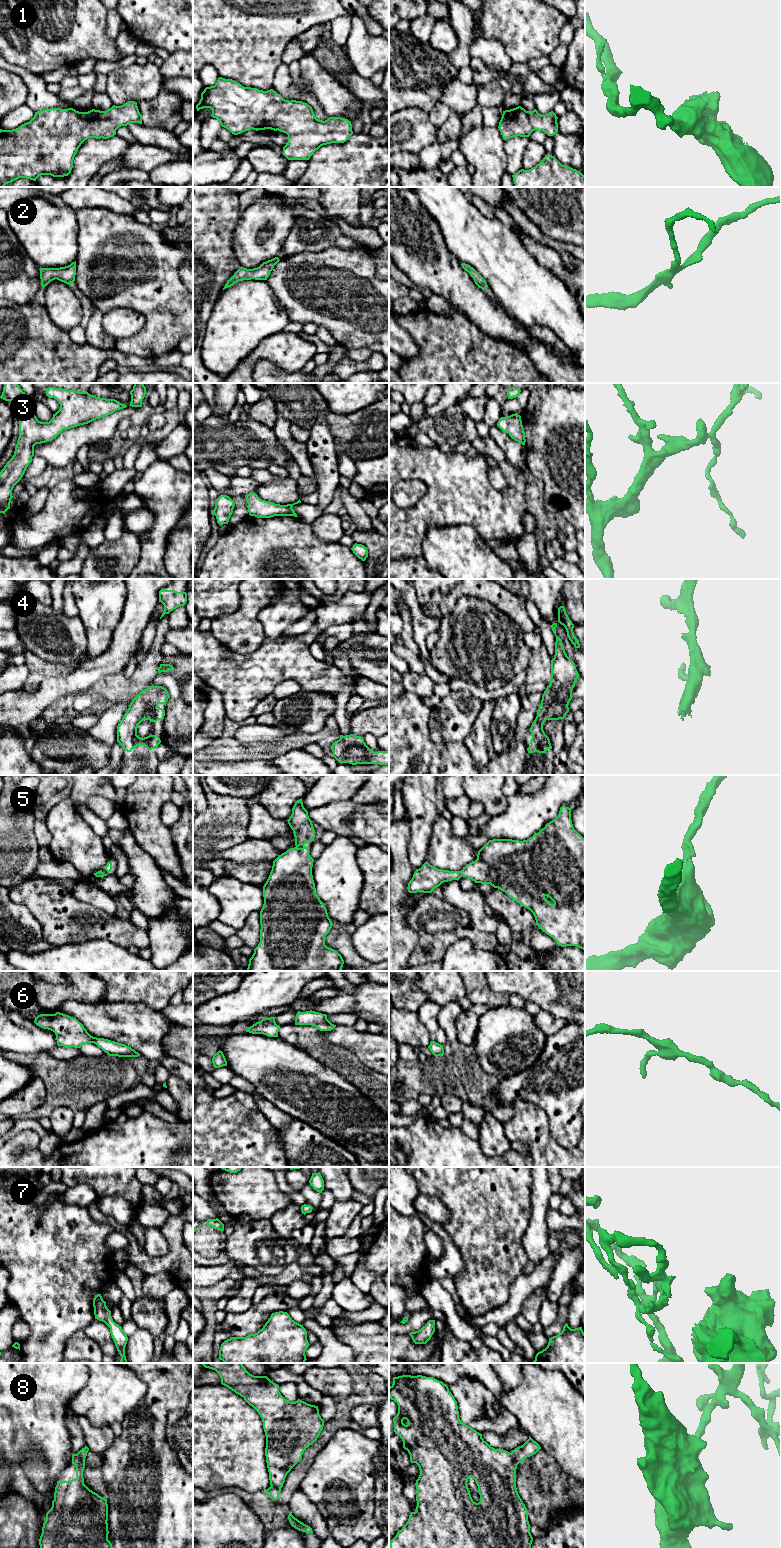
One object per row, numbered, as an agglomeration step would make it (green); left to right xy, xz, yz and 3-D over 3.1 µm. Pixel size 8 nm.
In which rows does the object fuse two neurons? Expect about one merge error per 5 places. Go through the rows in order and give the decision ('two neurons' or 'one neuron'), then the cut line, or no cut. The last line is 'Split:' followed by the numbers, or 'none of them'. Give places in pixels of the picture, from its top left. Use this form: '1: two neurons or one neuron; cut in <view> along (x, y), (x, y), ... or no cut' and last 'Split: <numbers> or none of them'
1: one neuron; no cut
2: one neuron; no cut
3: one neuron; no cut
4: one neuron; no cut
5: one neuron; no cut
6: one neuron; no cut
7: one neuron; no cut
8: one neuron; no cut
Split: none of them

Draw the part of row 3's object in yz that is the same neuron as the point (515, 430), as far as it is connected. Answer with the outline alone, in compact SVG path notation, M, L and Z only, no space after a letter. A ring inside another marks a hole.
M518 413L507 417L501 417L497 423L497 426L503 432L508 433L512 439L521 443L522 445L525 445L525 432L522 425L521 416Z

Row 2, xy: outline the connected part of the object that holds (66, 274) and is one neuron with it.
M76 261L60 268L40 268L41 286L44 288L55 279L71 285L75 281L75 275Z

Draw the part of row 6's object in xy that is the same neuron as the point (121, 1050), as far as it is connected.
M60 1012L40 1014L35 1018L34 1023L43 1029L53 1031L58 1046L80 1048L84 1044L94 1043L109 1056L140 1056L138 1052L125 1044L91 1036L76 1018Z

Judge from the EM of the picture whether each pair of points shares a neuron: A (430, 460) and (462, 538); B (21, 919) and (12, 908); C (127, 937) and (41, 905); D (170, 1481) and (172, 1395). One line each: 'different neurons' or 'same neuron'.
A: different neurons
B: same neuron
C: same neuron
D: same neuron

